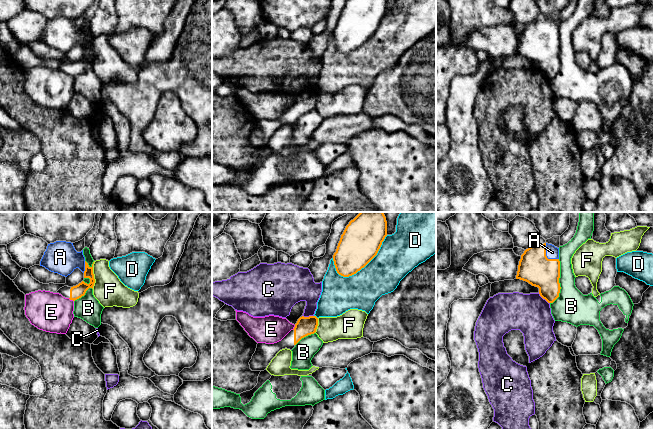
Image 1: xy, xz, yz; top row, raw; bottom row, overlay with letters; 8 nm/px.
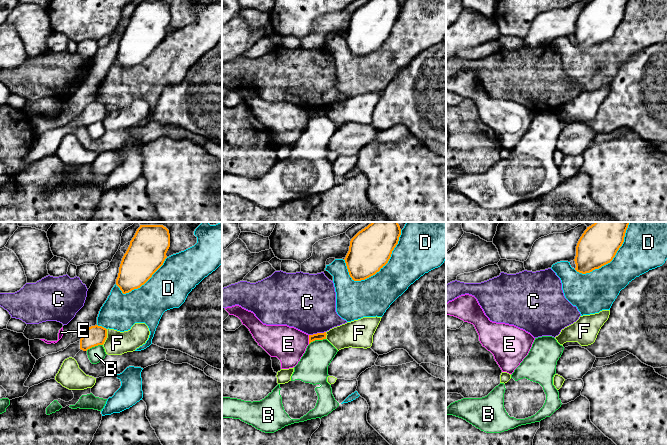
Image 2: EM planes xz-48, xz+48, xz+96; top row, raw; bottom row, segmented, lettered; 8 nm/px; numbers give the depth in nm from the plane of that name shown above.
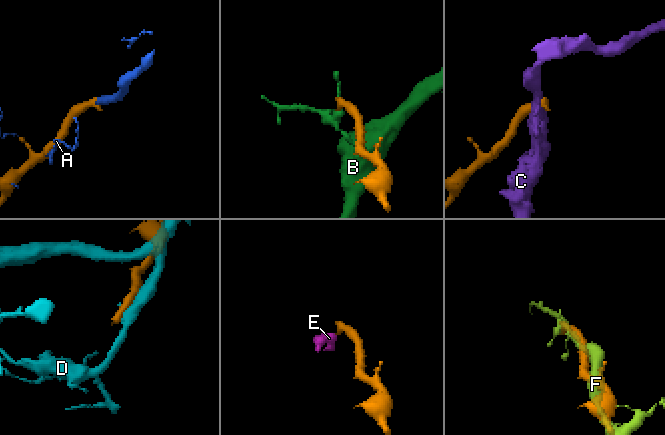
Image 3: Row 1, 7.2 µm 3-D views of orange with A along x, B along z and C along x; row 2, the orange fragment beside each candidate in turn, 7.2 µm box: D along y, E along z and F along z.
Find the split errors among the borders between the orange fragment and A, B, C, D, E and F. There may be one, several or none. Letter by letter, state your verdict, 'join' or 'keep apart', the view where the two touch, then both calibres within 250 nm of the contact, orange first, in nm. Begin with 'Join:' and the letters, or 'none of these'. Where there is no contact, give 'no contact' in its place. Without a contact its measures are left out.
Join: A
A: join | yz | 260/110 nm
B: keep apart | yz | 260/260 nm
C: keep apart | yz | 260/320 nm
D: keep apart | xz | 320/300 nm
E: keep apart | xy | 110/320 nm
F: keep apart | xy | 110/240 nm

